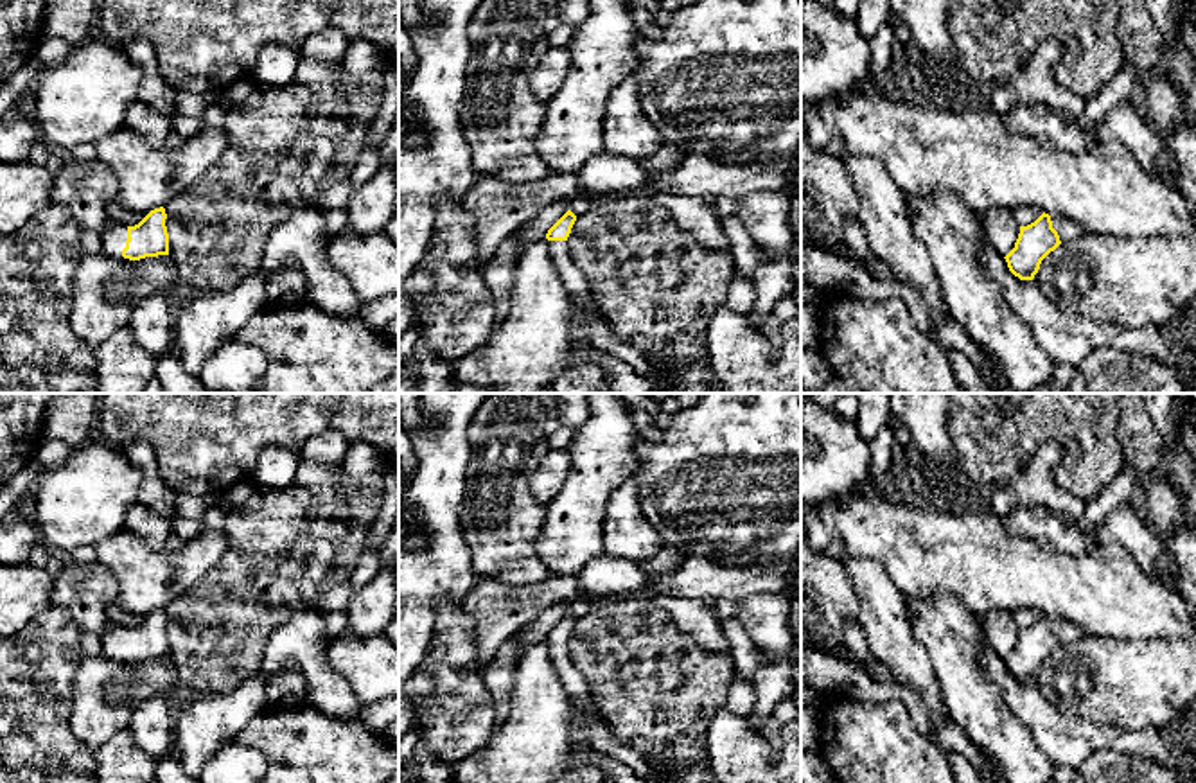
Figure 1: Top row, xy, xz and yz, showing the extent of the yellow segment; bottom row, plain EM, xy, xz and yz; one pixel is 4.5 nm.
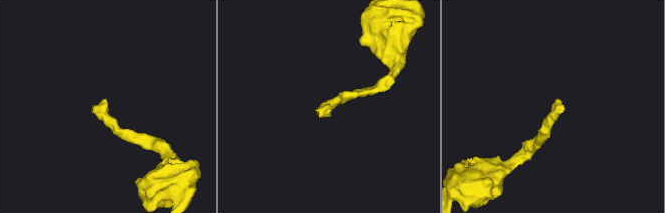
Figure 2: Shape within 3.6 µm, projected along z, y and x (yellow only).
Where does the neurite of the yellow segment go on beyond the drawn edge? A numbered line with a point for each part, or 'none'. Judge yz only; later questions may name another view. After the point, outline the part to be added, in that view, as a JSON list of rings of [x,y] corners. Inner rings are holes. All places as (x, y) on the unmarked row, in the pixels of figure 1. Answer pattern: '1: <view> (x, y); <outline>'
1: yz (1069, 633); [[[1051,618],[1052,630],[1058,634],[1061,645],[1076,643],[1085,636],[1079,625],[1061,620],[1061,618]]]

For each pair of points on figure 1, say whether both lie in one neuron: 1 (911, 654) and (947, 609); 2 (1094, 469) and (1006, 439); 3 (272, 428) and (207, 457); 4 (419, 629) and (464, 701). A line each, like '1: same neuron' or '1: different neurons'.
1: different neurons
2: same neuron
3: same neuron
4: different neurons

